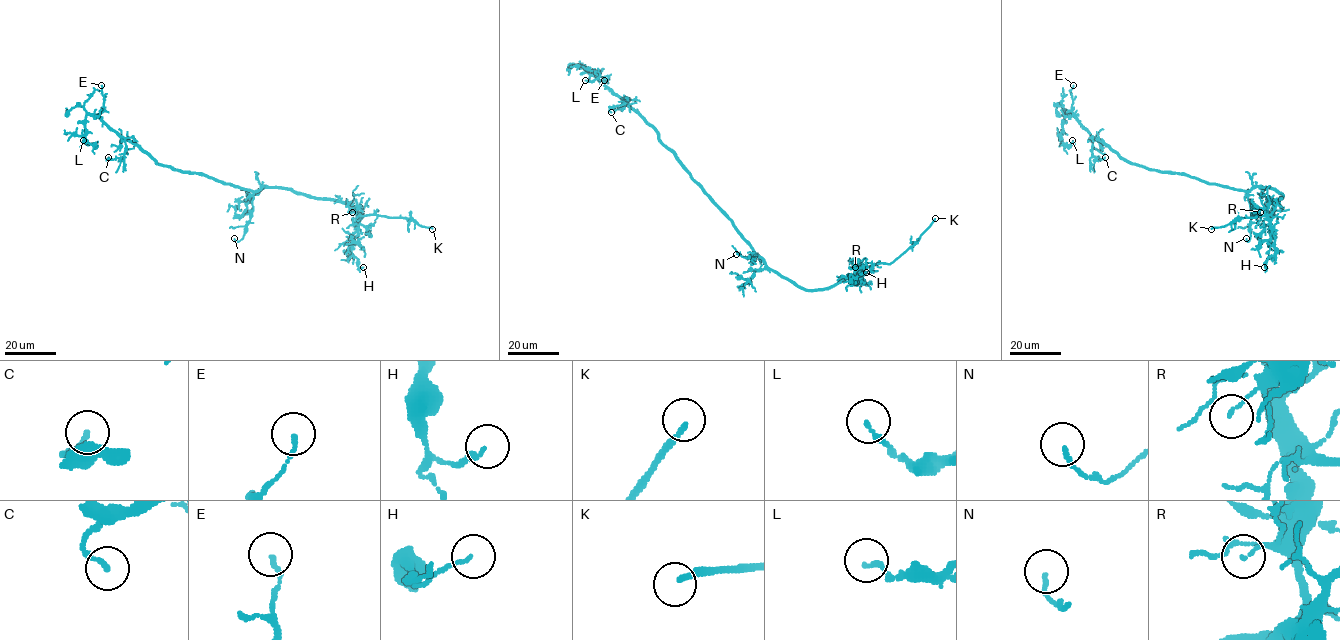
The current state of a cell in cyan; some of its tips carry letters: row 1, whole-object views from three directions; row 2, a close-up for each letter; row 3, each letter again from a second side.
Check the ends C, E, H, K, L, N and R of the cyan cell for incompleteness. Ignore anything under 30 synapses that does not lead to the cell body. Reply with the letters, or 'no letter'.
K

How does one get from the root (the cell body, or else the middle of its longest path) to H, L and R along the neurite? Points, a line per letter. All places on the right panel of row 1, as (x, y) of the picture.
H: (1211, 184), (1245, 191), (1267, 187), (1282, 194), (1267, 209), (1275, 253), (1267, 258), (1264, 267)
L: (1211, 184), (1126, 162), (1074, 117), (1066, 115), (1061, 140), (1068, 146), (1072, 140)
R: (1211, 184), (1245, 191), (1267, 187), (1282, 194), (1265, 209), (1260, 208), (1260, 212)

